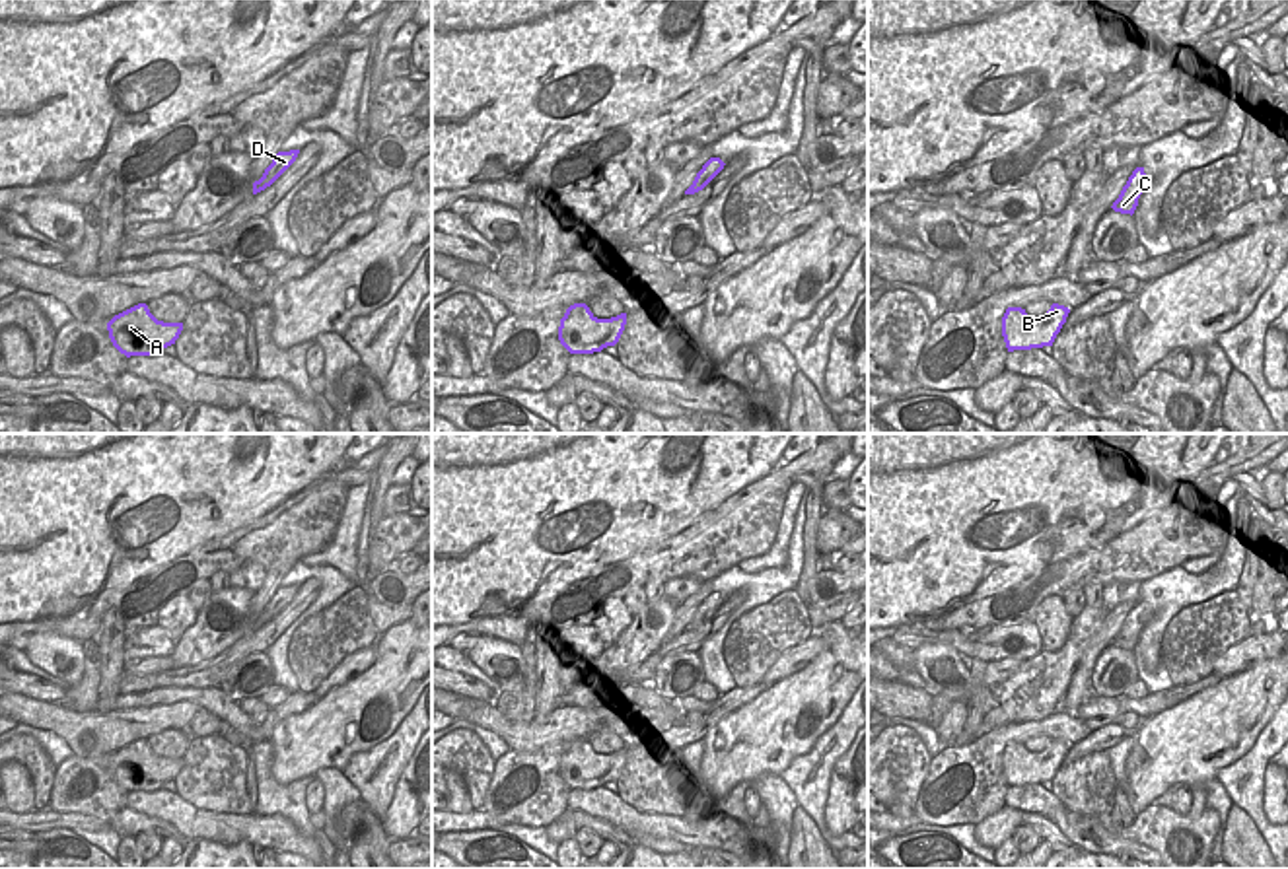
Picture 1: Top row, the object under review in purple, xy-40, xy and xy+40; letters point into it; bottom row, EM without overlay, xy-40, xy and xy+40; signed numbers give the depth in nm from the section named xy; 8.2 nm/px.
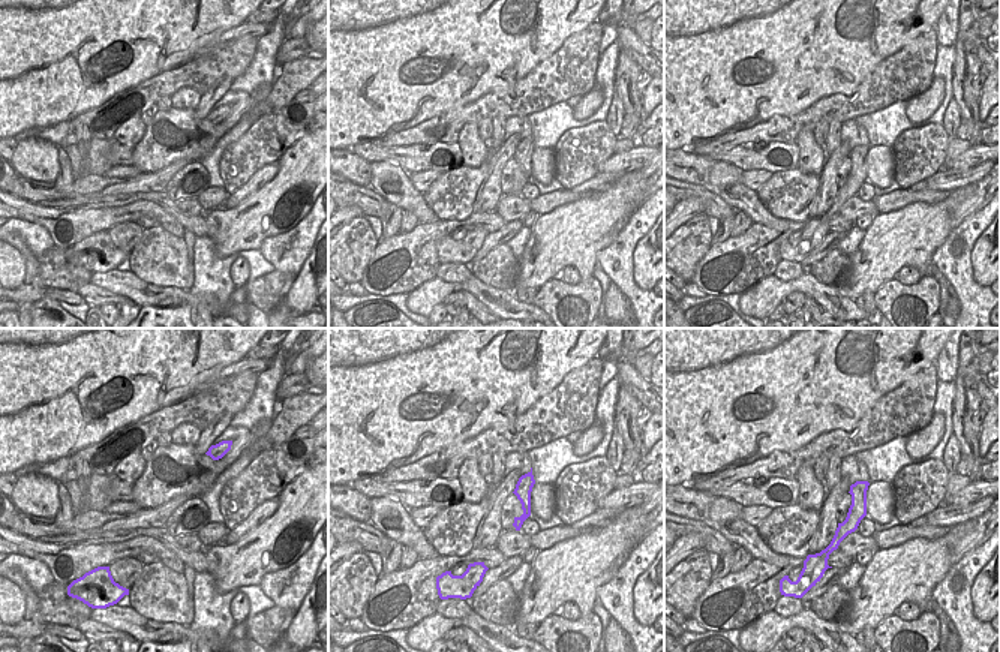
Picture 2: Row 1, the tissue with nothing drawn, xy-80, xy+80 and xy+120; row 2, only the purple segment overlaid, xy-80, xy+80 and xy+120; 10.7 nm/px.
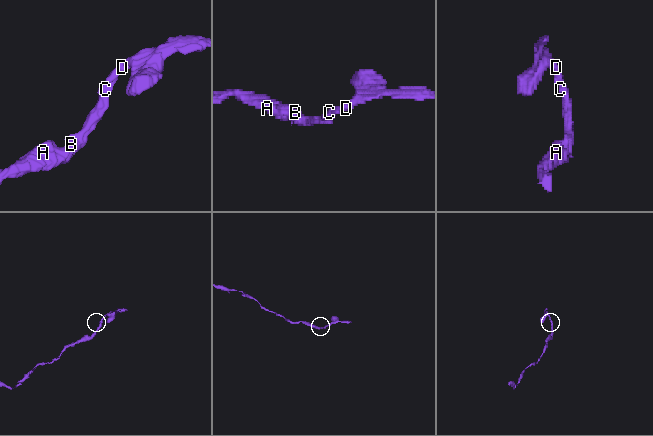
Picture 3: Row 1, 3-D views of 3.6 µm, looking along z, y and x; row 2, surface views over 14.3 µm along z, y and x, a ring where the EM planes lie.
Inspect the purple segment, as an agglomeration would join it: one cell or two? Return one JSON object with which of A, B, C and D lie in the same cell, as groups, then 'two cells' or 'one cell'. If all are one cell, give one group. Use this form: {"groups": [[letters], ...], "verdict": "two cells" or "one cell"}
{"groups": [["A", "B", "C", "D"]], "verdict": "one cell"}

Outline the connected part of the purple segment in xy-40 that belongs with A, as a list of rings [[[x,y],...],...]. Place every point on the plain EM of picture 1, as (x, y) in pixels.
[[[138,739],[107,758],[113,782],[130,791],[158,791],[175,780],[183,766],[183,758],[158,756],[146,739]]]

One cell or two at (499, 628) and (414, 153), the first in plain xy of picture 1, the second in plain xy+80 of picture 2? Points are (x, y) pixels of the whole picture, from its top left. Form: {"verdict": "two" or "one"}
{"verdict": "one"}

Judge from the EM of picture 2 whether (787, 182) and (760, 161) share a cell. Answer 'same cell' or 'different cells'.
different cells

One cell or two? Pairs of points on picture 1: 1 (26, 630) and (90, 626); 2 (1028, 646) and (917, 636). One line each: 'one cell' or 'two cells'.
1: one cell
2: one cell

